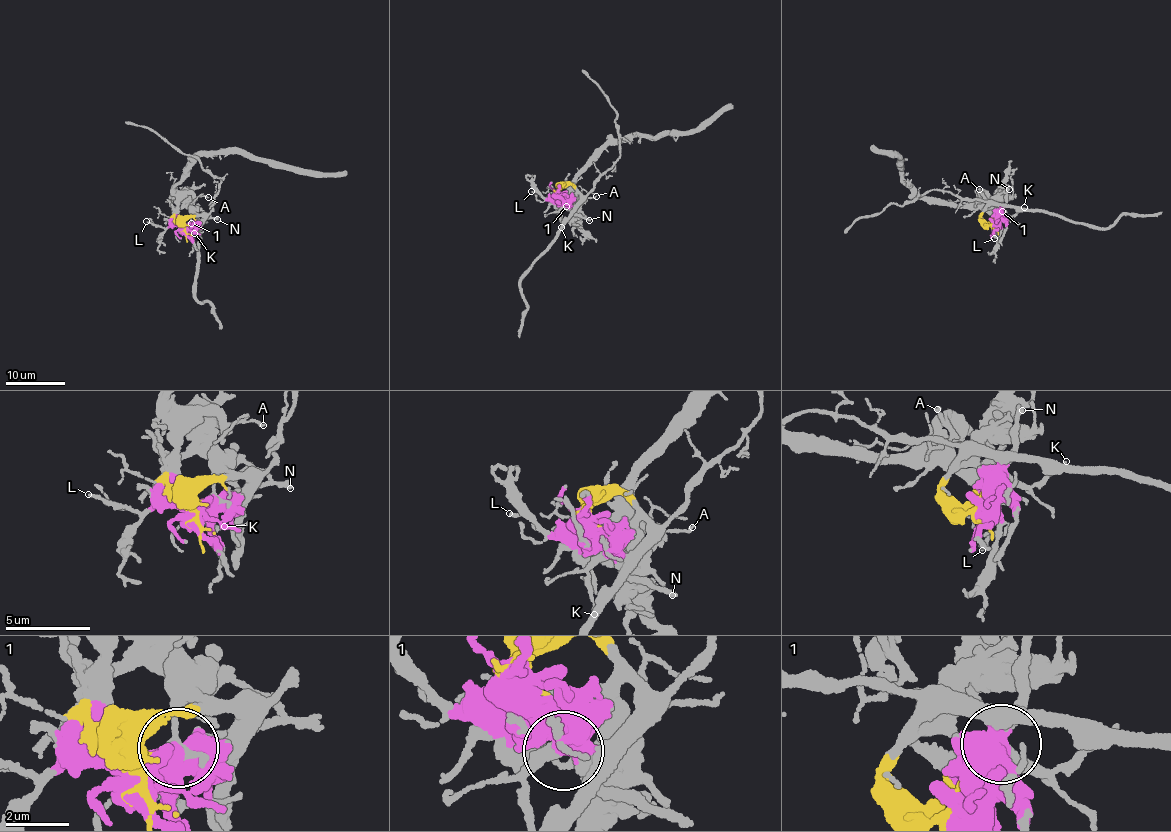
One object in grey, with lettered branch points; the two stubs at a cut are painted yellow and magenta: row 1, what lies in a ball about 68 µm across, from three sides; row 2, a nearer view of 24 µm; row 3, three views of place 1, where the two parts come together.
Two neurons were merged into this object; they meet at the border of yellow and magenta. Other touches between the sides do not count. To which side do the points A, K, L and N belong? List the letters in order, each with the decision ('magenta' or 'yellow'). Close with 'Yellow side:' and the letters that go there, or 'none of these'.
A: yellow
K: yellow
L: magenta
N: magenta
Yellow side: A, K

